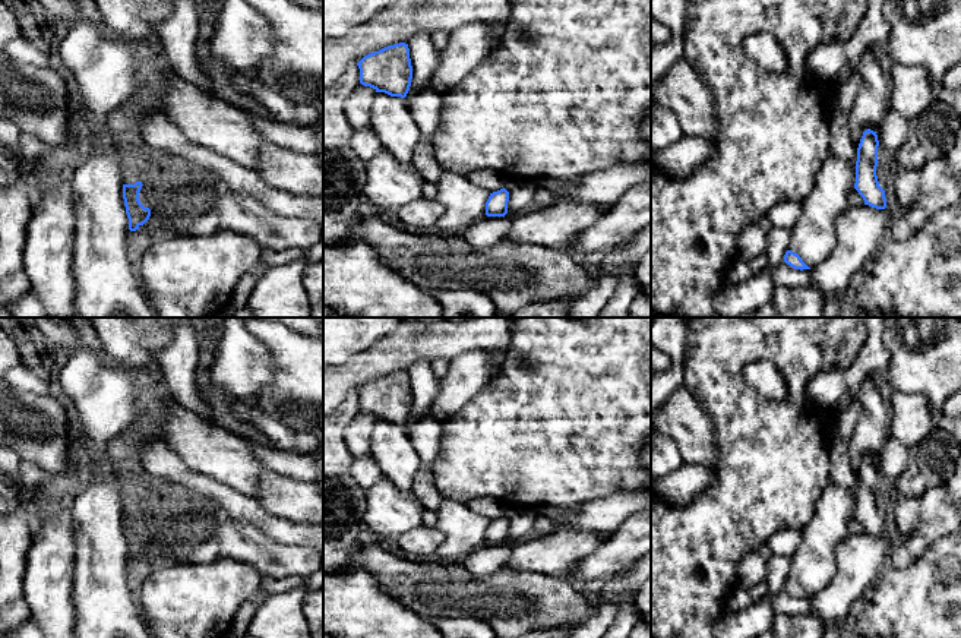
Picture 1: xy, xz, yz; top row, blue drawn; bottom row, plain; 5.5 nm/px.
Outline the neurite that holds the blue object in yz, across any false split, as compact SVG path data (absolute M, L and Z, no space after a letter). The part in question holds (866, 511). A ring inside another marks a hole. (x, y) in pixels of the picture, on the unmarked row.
M870 457L864 458L857 476L854 517L863 525L864 533L885 537L885 518L879 514L876 503L876 495L879 490L878 474L879 468L876 459Z

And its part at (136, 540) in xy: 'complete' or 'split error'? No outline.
complete

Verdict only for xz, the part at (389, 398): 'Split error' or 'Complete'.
Complete

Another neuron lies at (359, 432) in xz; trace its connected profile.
M358 411L345 429L345 445L354 459L372 452L372 433L376 417Z

